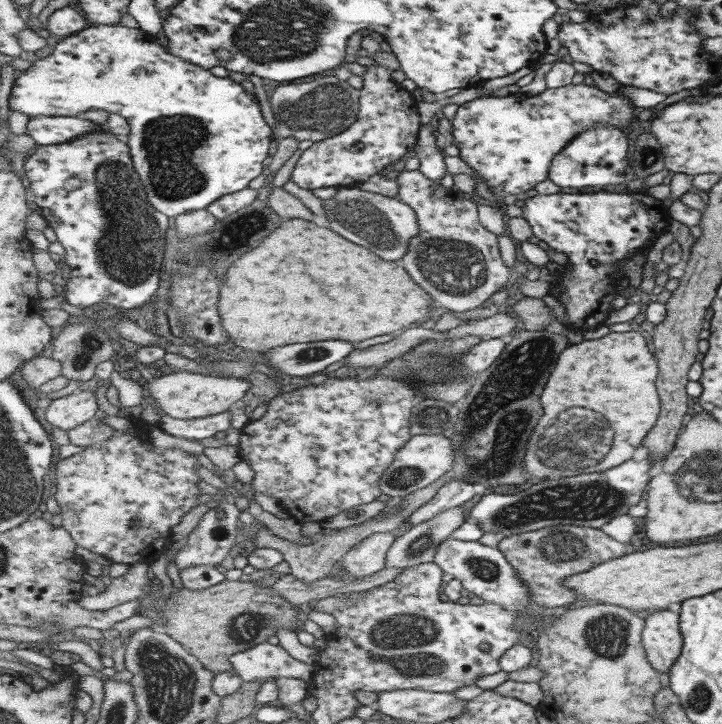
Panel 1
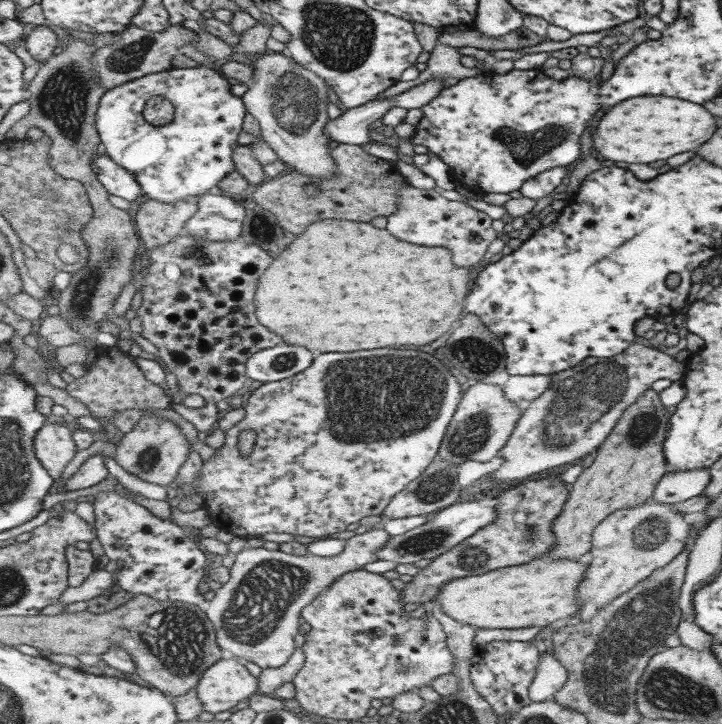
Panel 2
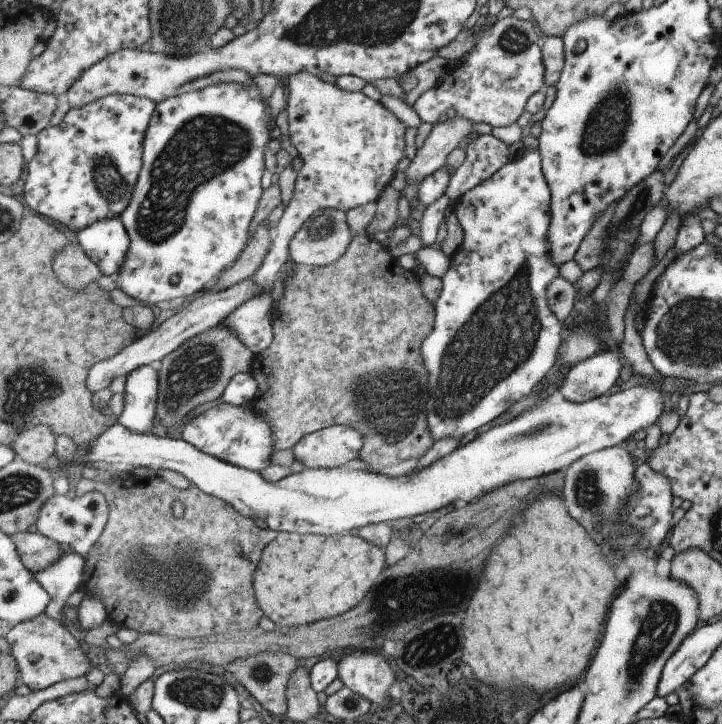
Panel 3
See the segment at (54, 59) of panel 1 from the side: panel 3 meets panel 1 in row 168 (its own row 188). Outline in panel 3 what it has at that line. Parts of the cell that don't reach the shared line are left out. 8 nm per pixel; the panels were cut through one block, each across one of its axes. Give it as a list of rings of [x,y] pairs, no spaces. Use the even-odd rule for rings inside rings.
[[[248,81],[243,85],[229,82],[210,86],[200,91],[184,93],[158,103],[154,118],[151,119],[150,127],[146,132],[142,156],[144,163],[142,174],[138,178],[138,186],[134,190],[134,198],[130,202],[130,206],[120,216],[123,224],[126,225],[127,232],[130,234],[131,246],[126,255],[126,263],[122,266],[116,281],[119,287],[129,296],[136,298],[139,302],[147,302],[151,306],[156,306],[161,301],[170,301],[181,297],[191,300],[199,290],[203,290],[203,288],[213,289],[222,274],[237,262],[237,259],[245,250],[249,240],[251,240],[251,221],[254,218],[261,217],[259,208],[264,189],[260,180],[263,180],[263,172],[265,172],[265,148],[271,142],[271,121],[274,121],[270,117],[271,110],[269,110],[269,107],[263,106],[259,93],[252,82]]]

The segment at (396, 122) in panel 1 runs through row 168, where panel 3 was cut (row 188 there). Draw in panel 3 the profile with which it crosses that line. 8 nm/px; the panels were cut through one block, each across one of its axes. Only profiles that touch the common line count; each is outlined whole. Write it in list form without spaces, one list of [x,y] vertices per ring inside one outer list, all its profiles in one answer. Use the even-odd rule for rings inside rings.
[[[302,72],[294,74],[287,78],[286,81],[283,82],[286,90],[286,106],[288,113],[288,124],[289,124],[289,137],[294,145],[294,148],[298,152],[298,156],[302,159],[302,168],[297,173],[297,179],[295,181],[294,192],[291,200],[288,202],[287,206],[284,209],[283,215],[280,218],[278,225],[274,230],[274,241],[272,242],[272,249],[270,253],[266,256],[265,262],[262,264],[261,268],[258,270],[257,274],[251,278],[251,280],[262,287],[263,292],[259,293],[254,299],[248,300],[244,302],[241,306],[238,306],[238,309],[233,310],[231,314],[229,314],[228,318],[223,322],[224,324],[237,336],[239,340],[245,345],[248,346],[255,354],[262,353],[264,350],[267,350],[274,339],[274,322],[273,322],[273,309],[274,309],[274,294],[272,294],[271,290],[274,288],[274,283],[276,279],[282,274],[283,270],[286,268],[287,262],[291,261],[290,249],[291,241],[296,237],[299,230],[303,224],[305,224],[306,220],[309,220],[314,214],[321,210],[327,209],[345,209],[349,212],[351,209],[357,208],[358,206],[372,203],[373,201],[377,201],[377,198],[381,196],[381,192],[383,192],[383,188],[387,186],[387,184],[391,184],[391,180],[393,180],[393,176],[395,174],[395,166],[401,162],[401,158],[405,156],[405,125],[402,123],[402,120],[392,111],[392,109],[388,109],[386,105],[384,105],[381,101],[373,100],[370,96],[367,96],[363,91],[355,91],[349,92],[346,90],[341,90],[337,83],[331,84],[329,82],[325,82],[321,80],[319,75],[311,74],[308,72]]]

